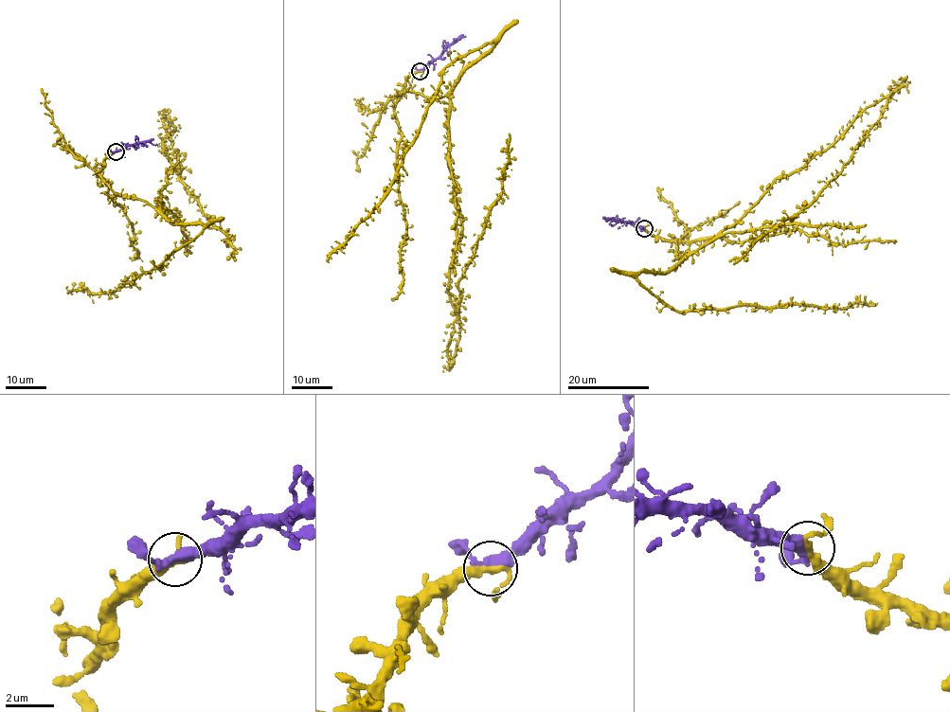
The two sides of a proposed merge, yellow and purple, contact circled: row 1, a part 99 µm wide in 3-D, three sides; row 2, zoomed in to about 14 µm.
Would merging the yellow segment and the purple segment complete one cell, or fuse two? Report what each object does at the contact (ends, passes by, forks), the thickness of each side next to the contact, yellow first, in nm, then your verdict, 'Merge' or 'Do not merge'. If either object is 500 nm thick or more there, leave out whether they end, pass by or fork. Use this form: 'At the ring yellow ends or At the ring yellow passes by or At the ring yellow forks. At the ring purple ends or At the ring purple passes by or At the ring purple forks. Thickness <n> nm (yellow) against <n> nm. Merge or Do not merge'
At the ring yellow passes by. At the ring purple passes by. Thickness 320 nm (yellow) against 400 nm. Merge

